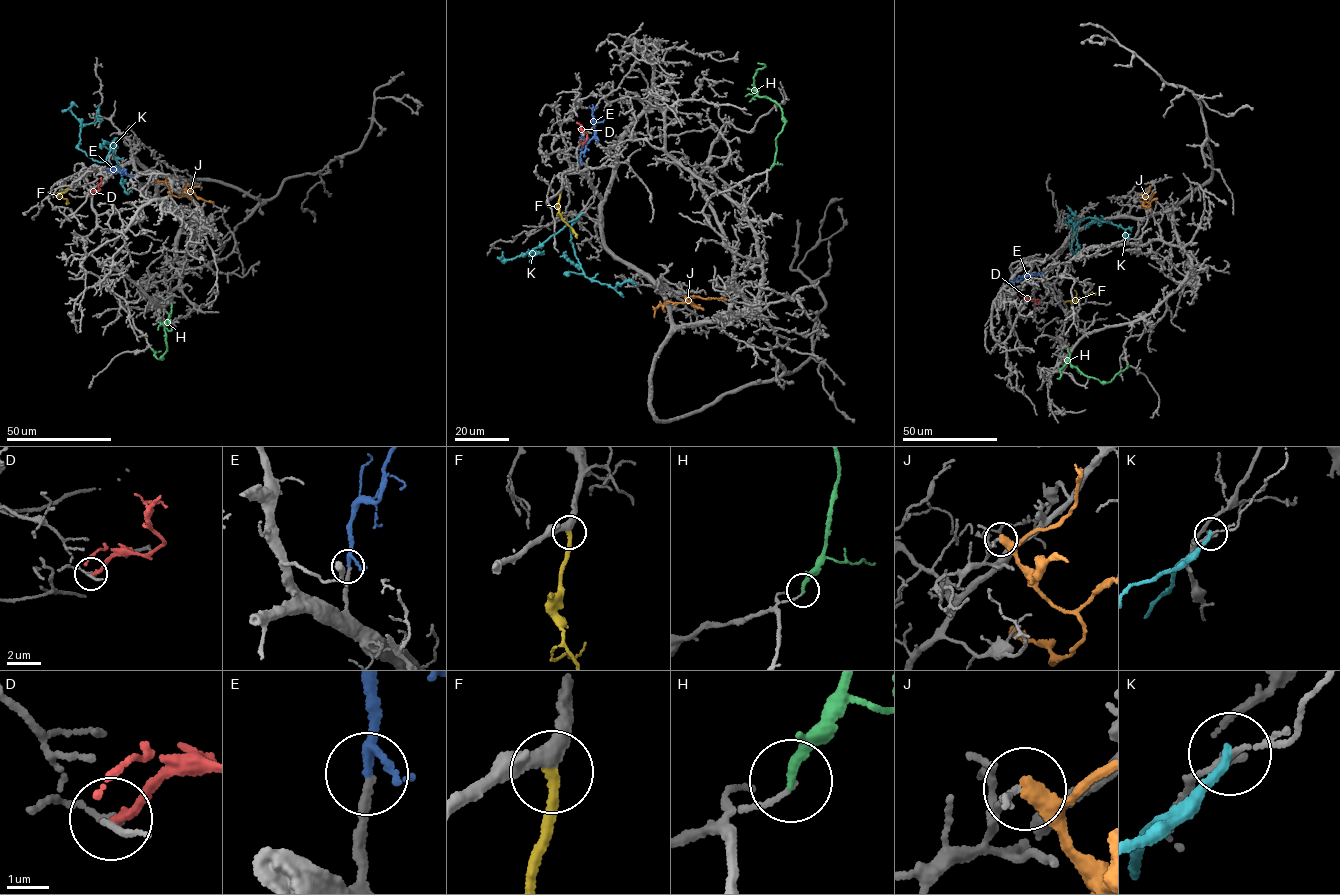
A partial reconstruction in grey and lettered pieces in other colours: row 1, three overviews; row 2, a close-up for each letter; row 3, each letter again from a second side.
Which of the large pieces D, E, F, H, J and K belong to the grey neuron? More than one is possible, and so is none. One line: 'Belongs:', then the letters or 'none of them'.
Belongs: E, F

